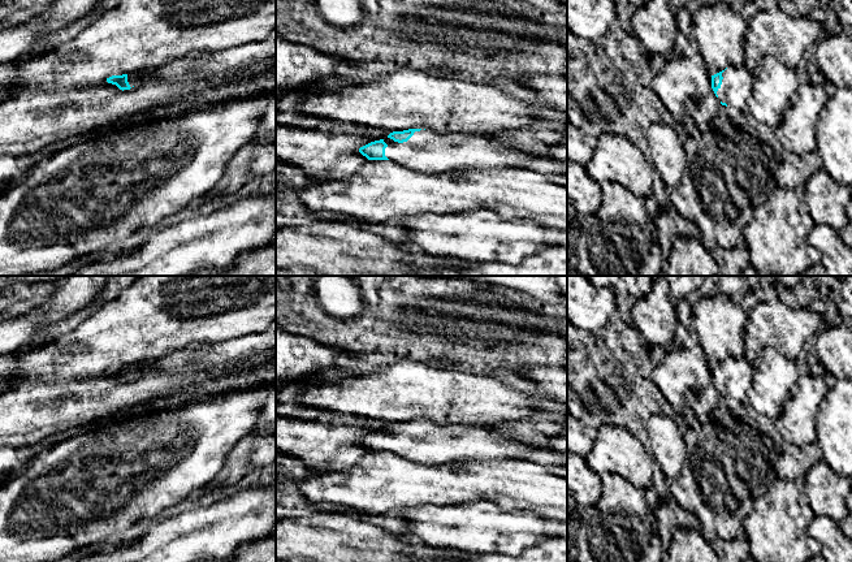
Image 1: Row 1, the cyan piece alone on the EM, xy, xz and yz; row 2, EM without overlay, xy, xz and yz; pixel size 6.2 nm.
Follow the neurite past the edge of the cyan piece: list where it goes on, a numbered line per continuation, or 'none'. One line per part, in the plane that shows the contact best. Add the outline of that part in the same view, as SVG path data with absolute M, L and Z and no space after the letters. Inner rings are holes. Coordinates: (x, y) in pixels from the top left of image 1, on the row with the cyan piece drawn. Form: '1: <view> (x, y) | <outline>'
1: xz (426, 151) | M421 129L415 131L407 142L398 143L390 138L385 138L384 142L388 144L385 156L390 161L421 173L450 172L463 167L480 169L519 168L540 173L549 182L567 187L567 163L514 150L498 143L492 133L436 133Z

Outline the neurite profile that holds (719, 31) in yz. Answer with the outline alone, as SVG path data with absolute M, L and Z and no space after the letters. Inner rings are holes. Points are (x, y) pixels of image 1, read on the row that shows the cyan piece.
M726 3L701 5L692 14L692 35L710 75L745 61L747 21Z

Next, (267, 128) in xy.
M276 91L267 95L267 109L260 120L259 135L276 137Z

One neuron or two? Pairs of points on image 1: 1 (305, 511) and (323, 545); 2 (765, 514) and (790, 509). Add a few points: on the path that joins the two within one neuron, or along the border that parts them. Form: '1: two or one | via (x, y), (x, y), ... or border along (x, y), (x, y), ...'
1: two | border along (337, 511), (319, 511), (307, 517), (289, 518)
2: one | via (772, 514), (783, 514)

